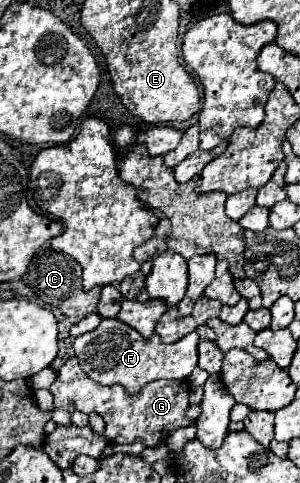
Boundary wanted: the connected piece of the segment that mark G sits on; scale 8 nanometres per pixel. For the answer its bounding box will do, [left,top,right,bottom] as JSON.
[50,356,192,446]

